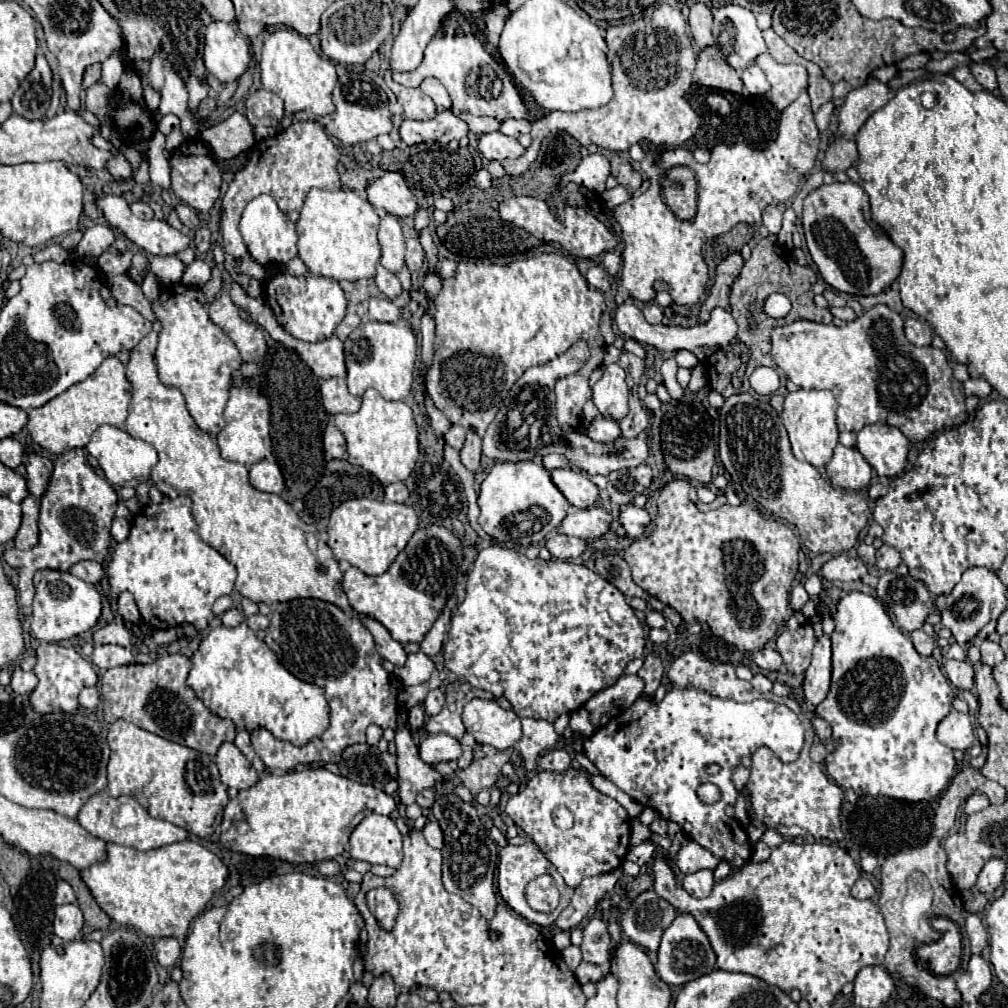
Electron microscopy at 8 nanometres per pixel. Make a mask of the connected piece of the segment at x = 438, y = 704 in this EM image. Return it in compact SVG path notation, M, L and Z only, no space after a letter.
M431 690L423 702L423 708L427 710L427 714L439 714L441 708L445 704L445 694L441 690Z

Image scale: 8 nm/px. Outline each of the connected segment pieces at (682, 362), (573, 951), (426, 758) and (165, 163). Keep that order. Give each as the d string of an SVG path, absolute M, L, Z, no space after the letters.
M679 350L677 356L675 356L675 360L677 360L677 364L679 364L681 368L693 368L693 366L699 364L699 360L697 360L689 350Z
M577 946L565 948L565 950L561 952L561 956L563 956L563 960L565 960L565 964L567 964L569 970L575 970L575 968L579 966L579 962L581 962L581 950L579 950Z
M427 734L419 744L419 756L427 764L449 762L461 756L461 746L447 734Z
M155 132L155 138L149 142L149 174L151 174L151 184L169 188L171 178L169 178L169 152L165 150L165 136L161 132Z

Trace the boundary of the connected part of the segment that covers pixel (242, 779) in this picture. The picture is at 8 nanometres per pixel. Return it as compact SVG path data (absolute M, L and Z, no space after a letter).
M225 742L219 748L215 762L217 762L219 774L221 774L221 782L227 788L247 790L247 788L255 786L259 780L259 774L253 770L249 760L239 752L239 748L235 744Z

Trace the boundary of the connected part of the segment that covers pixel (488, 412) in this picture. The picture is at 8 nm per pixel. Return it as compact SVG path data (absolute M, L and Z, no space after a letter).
M541 254L535 258L518 259L511 264L497 264L487 260L465 260L457 264L451 278L443 280L441 292L433 298L435 304L435 356L427 372L427 392L435 404L453 424L473 430L483 438L487 426L495 420L503 398L509 394L511 384L531 366L545 364L551 358L563 354L575 340L587 340L591 358L579 374L559 380L557 384L557 422L561 430L573 432L581 426L583 404L589 400L587 380L591 372L601 366L605 354L605 340L599 330L601 316L605 312L605 298L599 290L587 286L585 276L577 270L571 257L561 254Z

